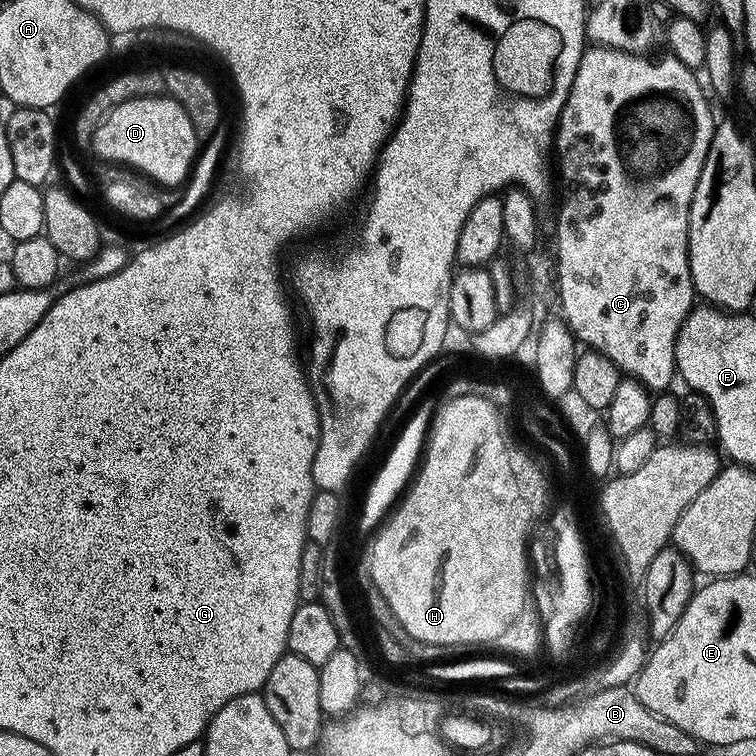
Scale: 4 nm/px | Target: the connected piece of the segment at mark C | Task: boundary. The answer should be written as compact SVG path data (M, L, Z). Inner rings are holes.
M588 46L584 49L574 74L574 82L570 86L570 94L560 112L560 121L556 123L554 156L555 159L556 156L560 159L560 176L568 187L568 197L560 204L554 249L559 261L560 304L565 312L562 320L568 331L581 345L610 358L610 362L614 362L614 366L618 366L625 377L640 381L649 390L668 390L673 387L672 376L674 380L677 375L676 335L694 307L694 289L688 261L688 215L690 202L694 198L694 186L698 186L700 171L710 150L714 119L712 120L712 108L704 97L705 85L696 81L697 73L693 69L678 62L678 58L671 54L664 54L661 60L647 60L648 58L644 54L624 52L615 46Z

